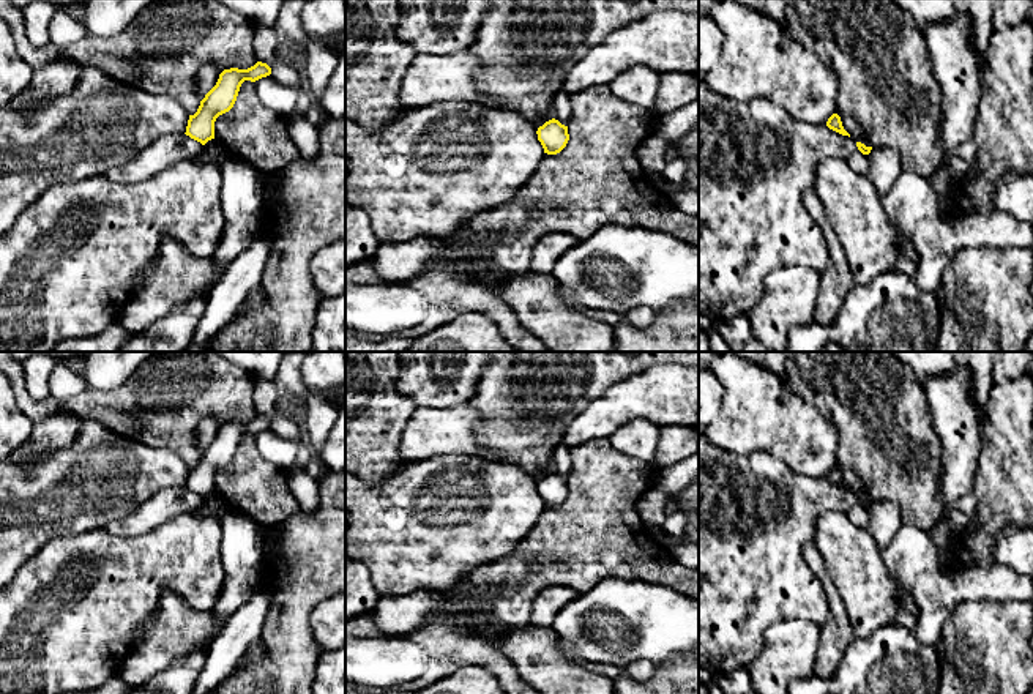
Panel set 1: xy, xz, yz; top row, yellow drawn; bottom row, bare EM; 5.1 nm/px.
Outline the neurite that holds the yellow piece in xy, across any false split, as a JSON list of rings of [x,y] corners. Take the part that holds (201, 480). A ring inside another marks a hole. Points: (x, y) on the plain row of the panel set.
[[[257,415],[248,423],[230,421],[219,427],[216,438],[205,448],[194,468],[189,468],[186,489],[205,498],[214,492],[214,475],[219,468],[229,465],[238,450],[244,434],[255,435],[271,427],[267,416]]]

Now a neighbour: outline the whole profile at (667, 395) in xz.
[[[654,364],[618,380],[566,426],[563,440],[574,448],[609,438],[639,418],[661,429],[683,426],[699,431],[699,364]]]

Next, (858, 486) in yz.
[[[839,462],[834,464],[841,470],[844,483],[850,487],[855,495],[861,495],[866,500],[872,500],[867,483],[858,476],[853,470],[842,467]]]

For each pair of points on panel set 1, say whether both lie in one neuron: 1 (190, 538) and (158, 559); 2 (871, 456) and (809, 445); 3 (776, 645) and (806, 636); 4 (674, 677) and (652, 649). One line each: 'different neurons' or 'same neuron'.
1: same neuron
2: different neurons
3: same neuron
4: different neurons

